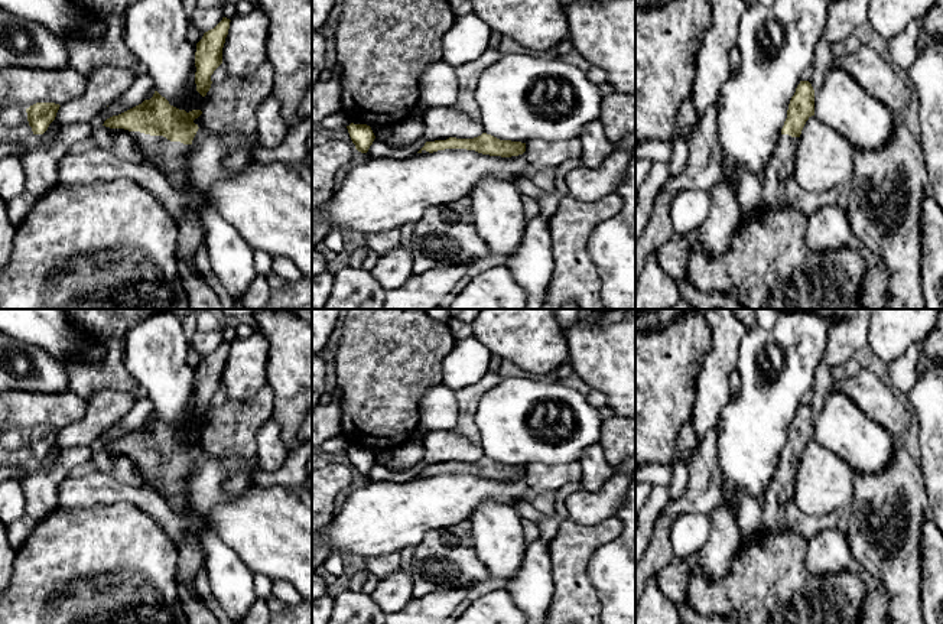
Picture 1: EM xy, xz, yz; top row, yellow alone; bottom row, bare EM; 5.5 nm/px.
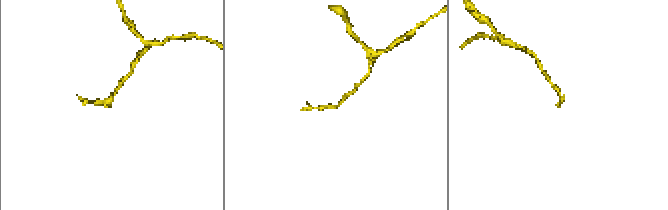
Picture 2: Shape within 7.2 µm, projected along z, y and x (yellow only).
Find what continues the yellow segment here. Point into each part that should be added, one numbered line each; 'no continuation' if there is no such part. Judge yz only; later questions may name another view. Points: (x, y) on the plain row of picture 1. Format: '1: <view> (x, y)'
1: yz (781, 490)

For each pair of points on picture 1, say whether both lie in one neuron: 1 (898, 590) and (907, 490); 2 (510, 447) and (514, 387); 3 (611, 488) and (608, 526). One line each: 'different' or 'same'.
1: same
2: same
3: different

